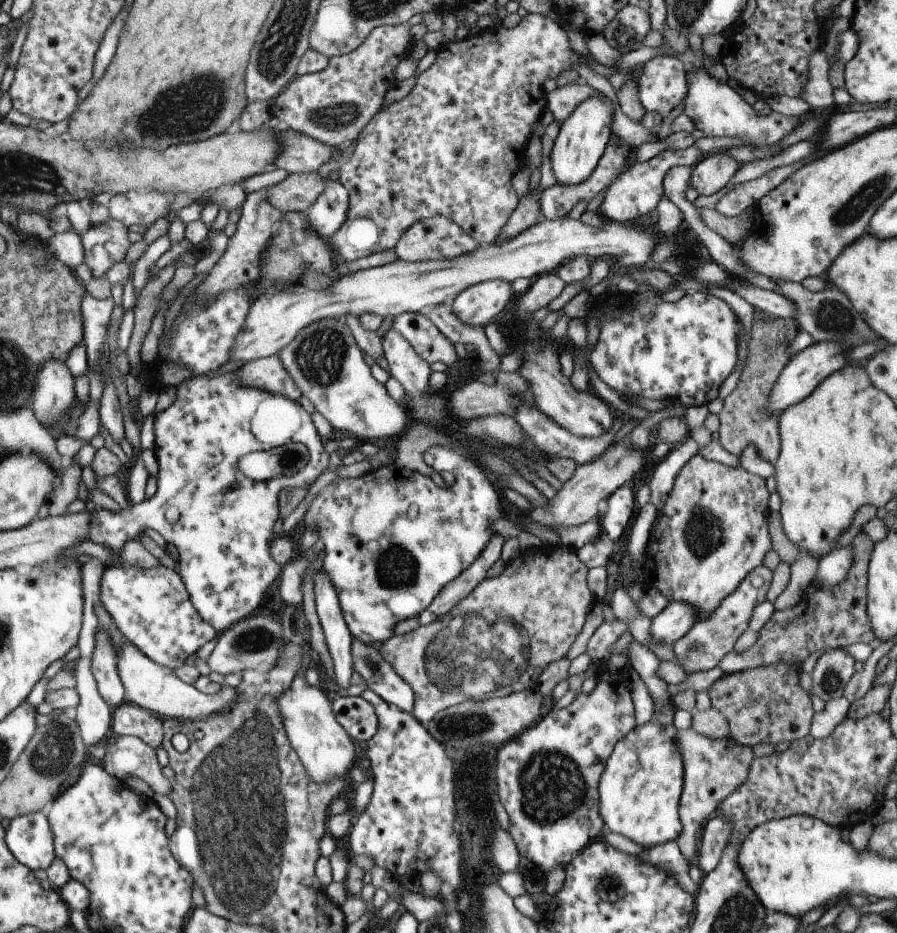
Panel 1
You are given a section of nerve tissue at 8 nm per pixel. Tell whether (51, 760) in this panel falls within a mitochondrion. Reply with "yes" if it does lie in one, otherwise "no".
yes

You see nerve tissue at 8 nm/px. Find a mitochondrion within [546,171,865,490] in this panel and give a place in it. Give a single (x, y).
(833, 318)

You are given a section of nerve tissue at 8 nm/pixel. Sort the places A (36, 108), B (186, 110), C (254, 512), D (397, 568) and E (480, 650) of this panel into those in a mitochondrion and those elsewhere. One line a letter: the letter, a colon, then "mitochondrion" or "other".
A: other
B: mitochondrion
C: other
D: mitochondrion
E: mitochondrion

